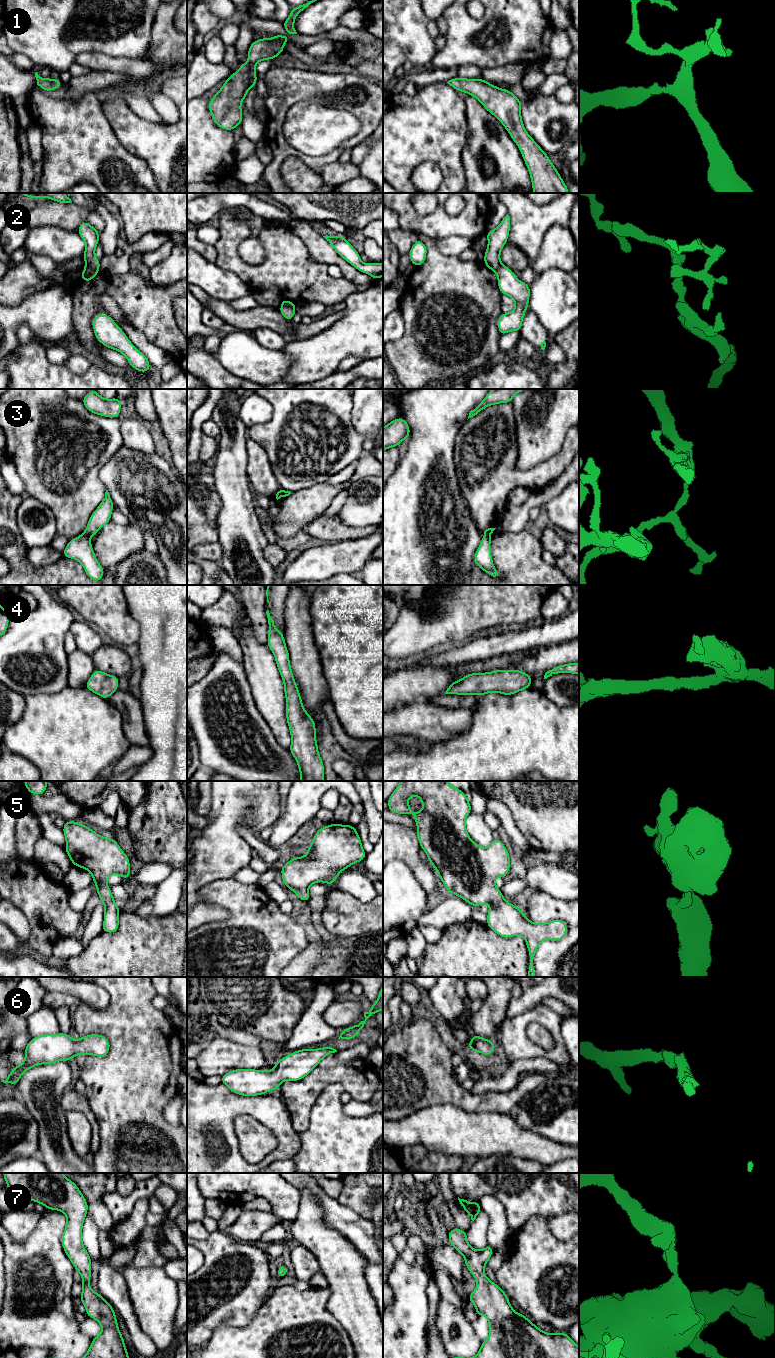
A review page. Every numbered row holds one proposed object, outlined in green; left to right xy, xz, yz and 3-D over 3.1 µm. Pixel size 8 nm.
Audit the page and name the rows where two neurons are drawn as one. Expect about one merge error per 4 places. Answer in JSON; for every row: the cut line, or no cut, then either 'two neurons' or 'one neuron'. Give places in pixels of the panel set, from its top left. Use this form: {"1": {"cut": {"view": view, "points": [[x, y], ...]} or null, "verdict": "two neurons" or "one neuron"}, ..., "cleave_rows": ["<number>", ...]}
{"1": {"cut": null, "verdict": "one neuron"}, "2": {"cut": {"view": "xy", "points": [[85, 267], [98, 271]]}, "verdict": "two neurons"}, "3": {"cut": {"view": "xy", "points": [[83, 533], [89, 537]]}, "verdict": "two neurons"}, "4": {"cut": null, "verdict": "one neuron"}, "5": {"cut": null, "verdict": "one neuron"}, "6": {"cut": null, "verdict": "one neuron"}, "7": {"cut": null, "verdict": "one neuron"}, "cleave_rows": ["2", "3"]}

